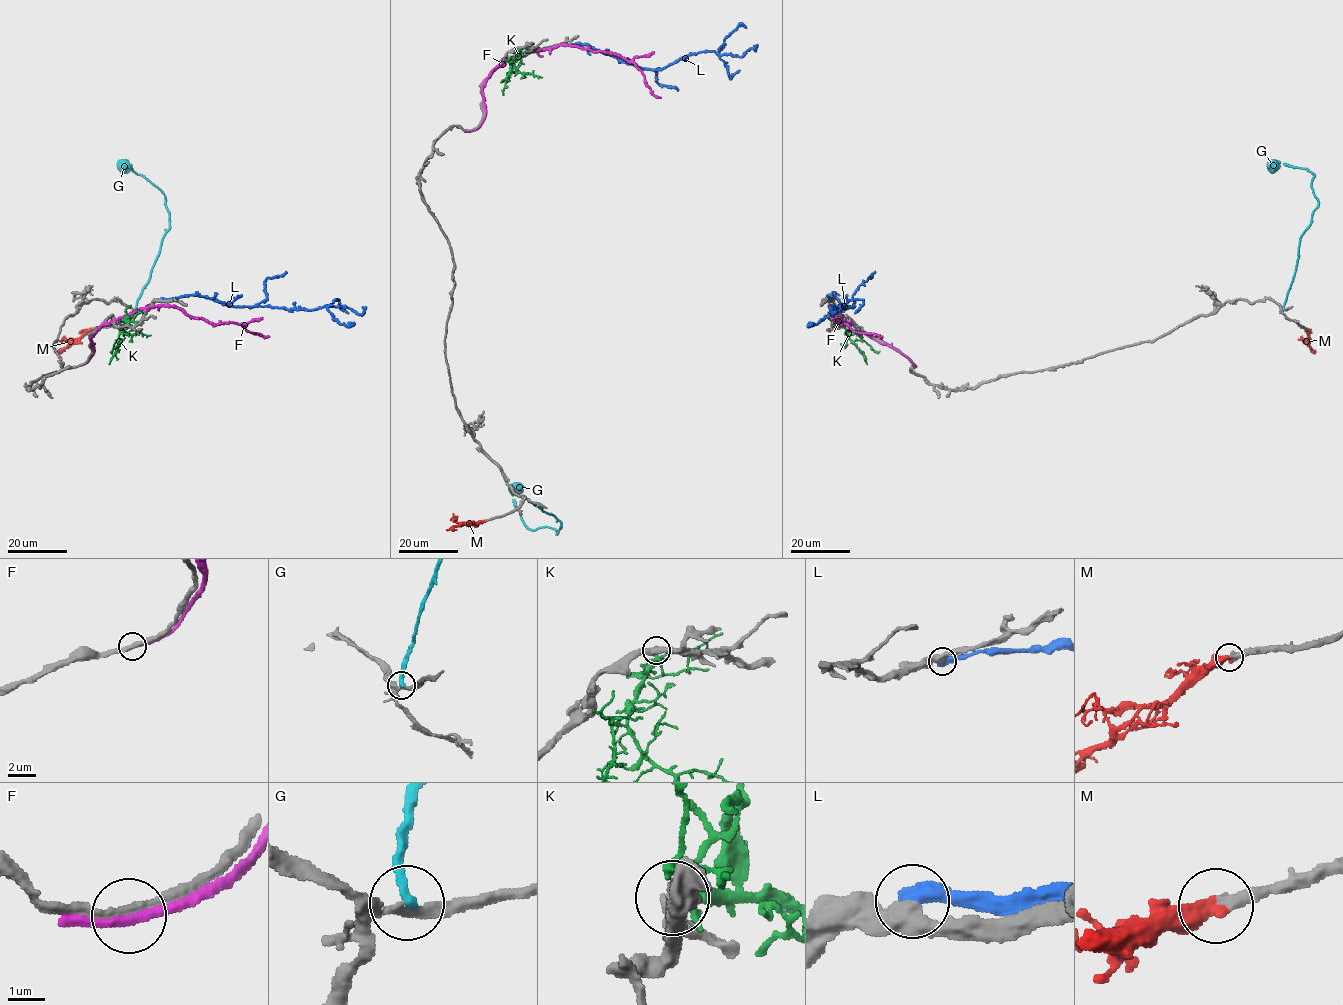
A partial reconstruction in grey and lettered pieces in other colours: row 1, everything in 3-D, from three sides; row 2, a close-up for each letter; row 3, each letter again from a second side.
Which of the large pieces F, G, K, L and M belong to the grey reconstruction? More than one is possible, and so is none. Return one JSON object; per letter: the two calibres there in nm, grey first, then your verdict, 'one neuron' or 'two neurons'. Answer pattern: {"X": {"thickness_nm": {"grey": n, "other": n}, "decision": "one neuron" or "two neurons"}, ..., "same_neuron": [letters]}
{"F": {"thickness_nm": {"grey": 260, "other": 240}, "decision": "two neurons"}, "G": {"thickness_nm": {"grey": 200, "other": 320}, "decision": "two neurons"}, "K": {"thickness_nm": {"grey": 400, "other": 260}, "decision": "two neurons"}, "L": {"thickness_nm": {"grey": 400, "other": 500}, "decision": "two neurons"}, "M": {"thickness_nm": {"grey": 360, "other": 480}, "decision": "one neuron"}, "same_neuron": ["M"]}

